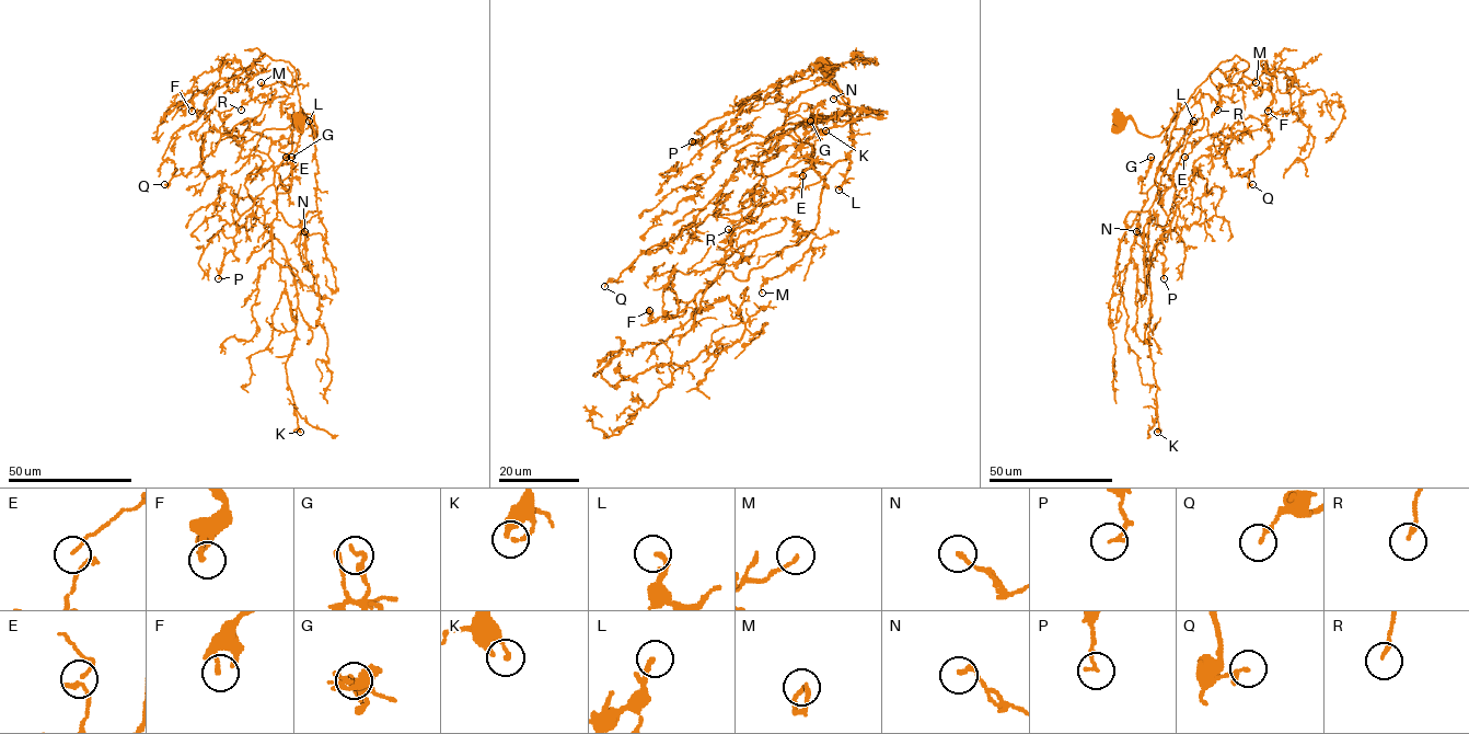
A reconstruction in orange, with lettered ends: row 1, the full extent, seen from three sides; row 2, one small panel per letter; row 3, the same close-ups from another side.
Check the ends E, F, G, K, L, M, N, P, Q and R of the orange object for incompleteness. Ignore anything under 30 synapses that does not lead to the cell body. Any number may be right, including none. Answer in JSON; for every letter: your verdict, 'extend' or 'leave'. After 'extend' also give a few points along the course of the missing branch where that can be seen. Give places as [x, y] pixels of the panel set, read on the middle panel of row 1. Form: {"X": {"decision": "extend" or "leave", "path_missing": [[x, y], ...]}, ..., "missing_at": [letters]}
{"E": {"decision": "leave"}, "F": {"decision": "leave"}, "G": {"decision": "leave"}, "K": {"decision": "leave"}, "L": {"decision": "leave"}, "M": {"decision": "leave"}, "N": {"decision": "leave"}, "P": {"decision": "leave"}, "Q": {"decision": "leave"}, "R": {"decision": "leave"}, "missing_at": []}

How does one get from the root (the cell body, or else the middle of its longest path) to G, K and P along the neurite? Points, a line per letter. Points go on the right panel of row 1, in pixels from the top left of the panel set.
G: (1120, 118), (1130, 118), (1141, 134), (1155, 137), (1175, 114), (1178, 115), (1154, 184), (1141, 193), (1151, 157)
K: (1120, 118), (1155, 137), (1178, 115), (1158, 165), (1175, 184), (1177, 208), (1148, 272), (1157, 432)
P: (1120, 118), (1155, 137), (1178, 115), (1154, 180), (1167, 216), (1156, 248), (1166, 257), (1164, 278)

